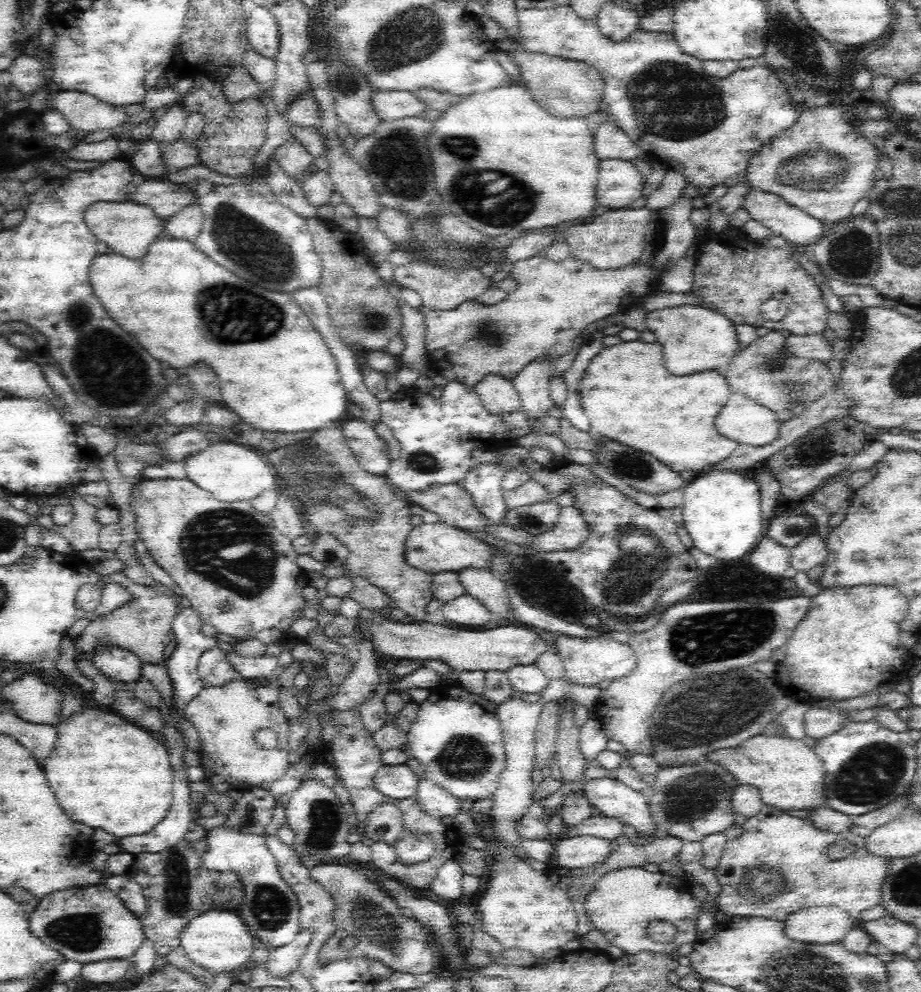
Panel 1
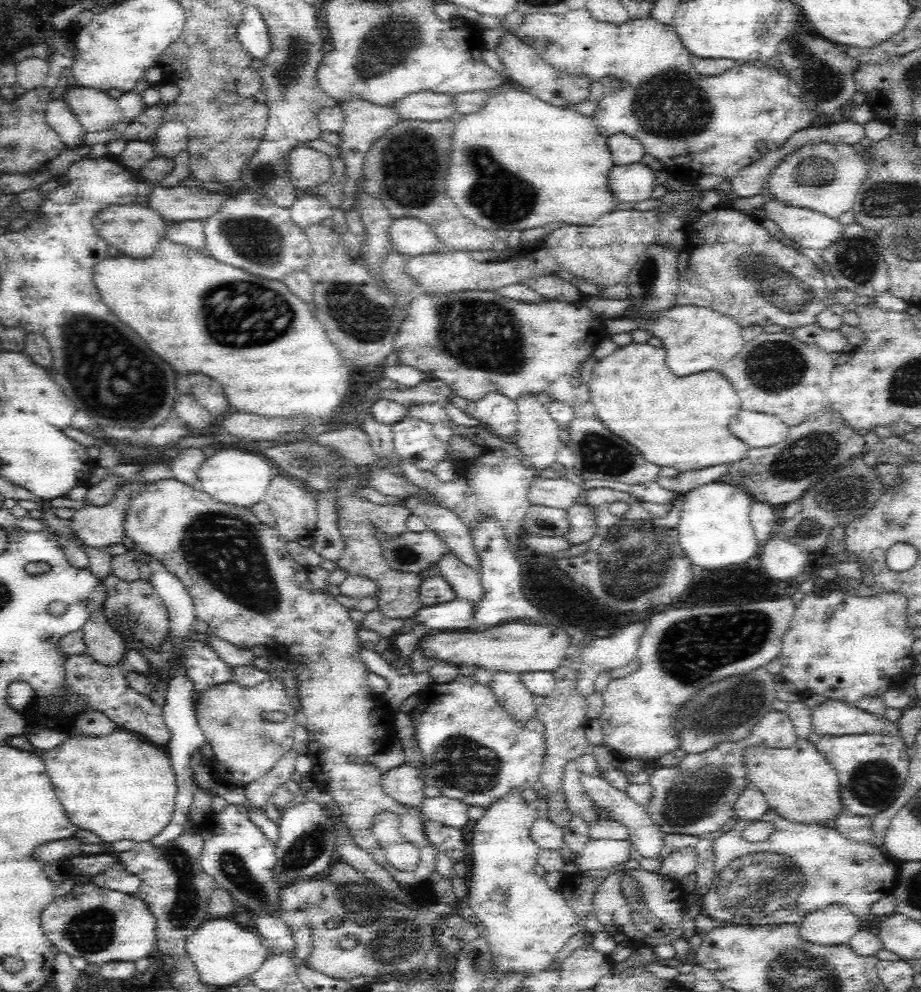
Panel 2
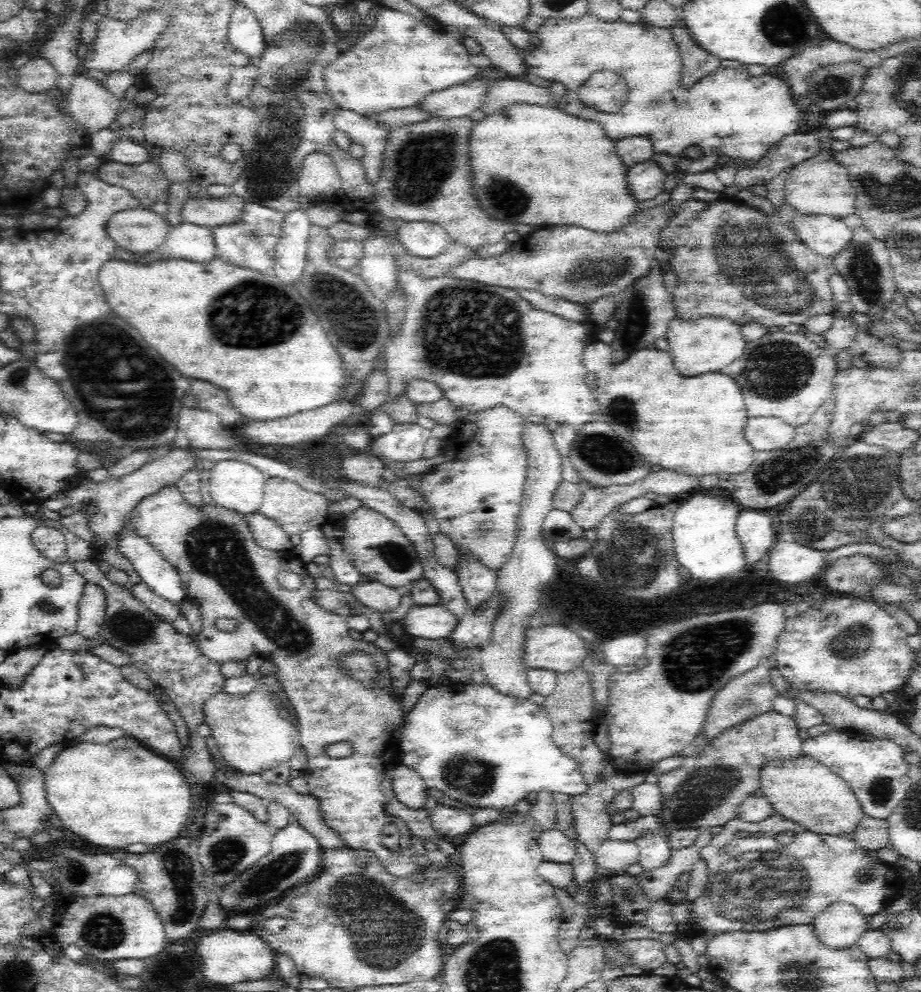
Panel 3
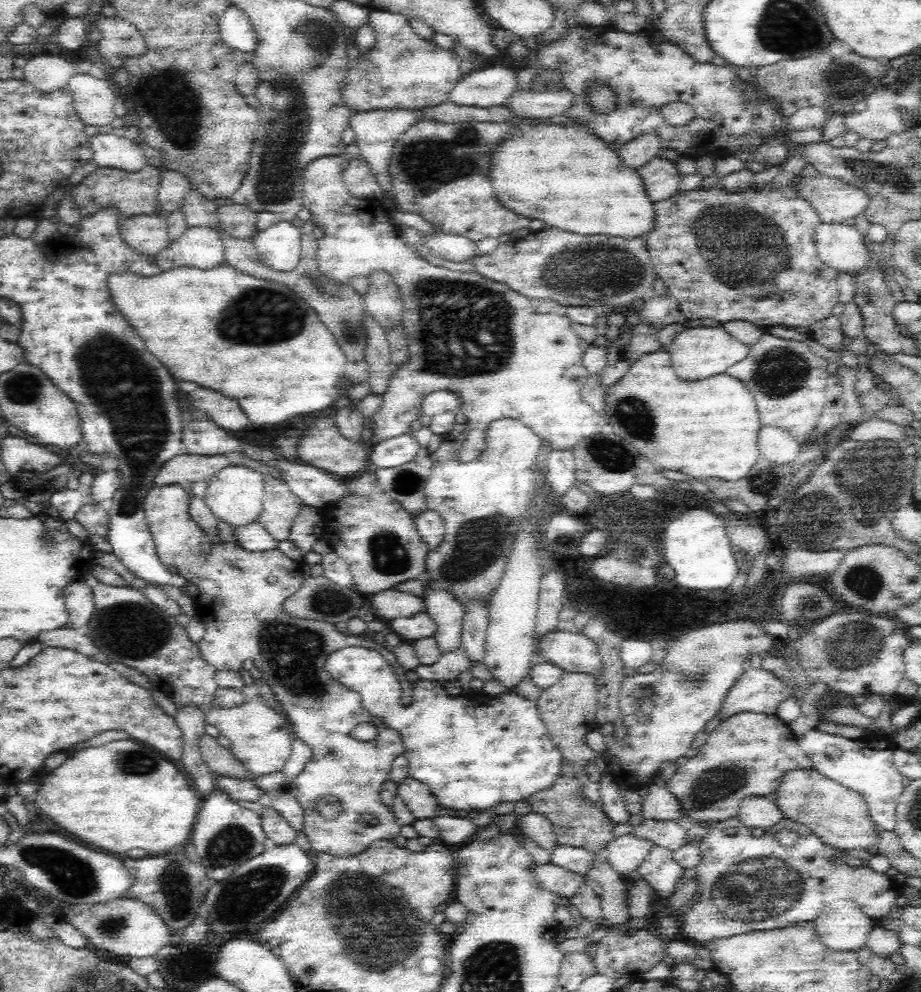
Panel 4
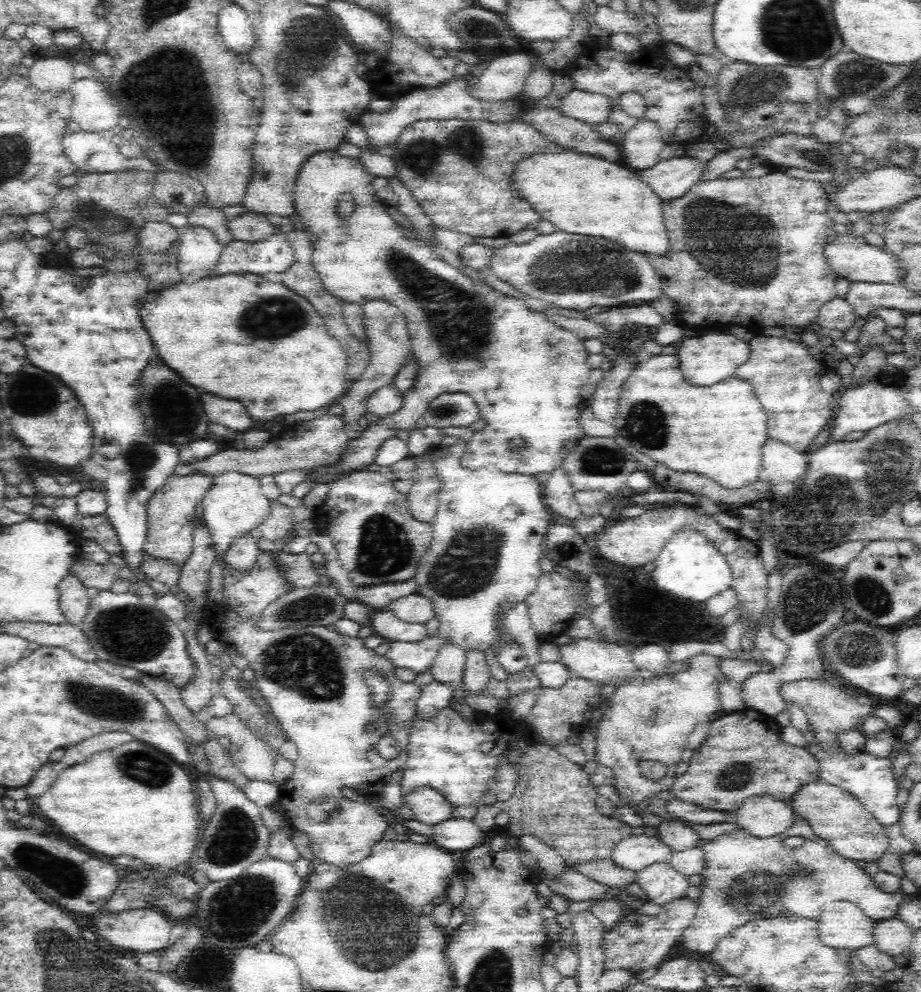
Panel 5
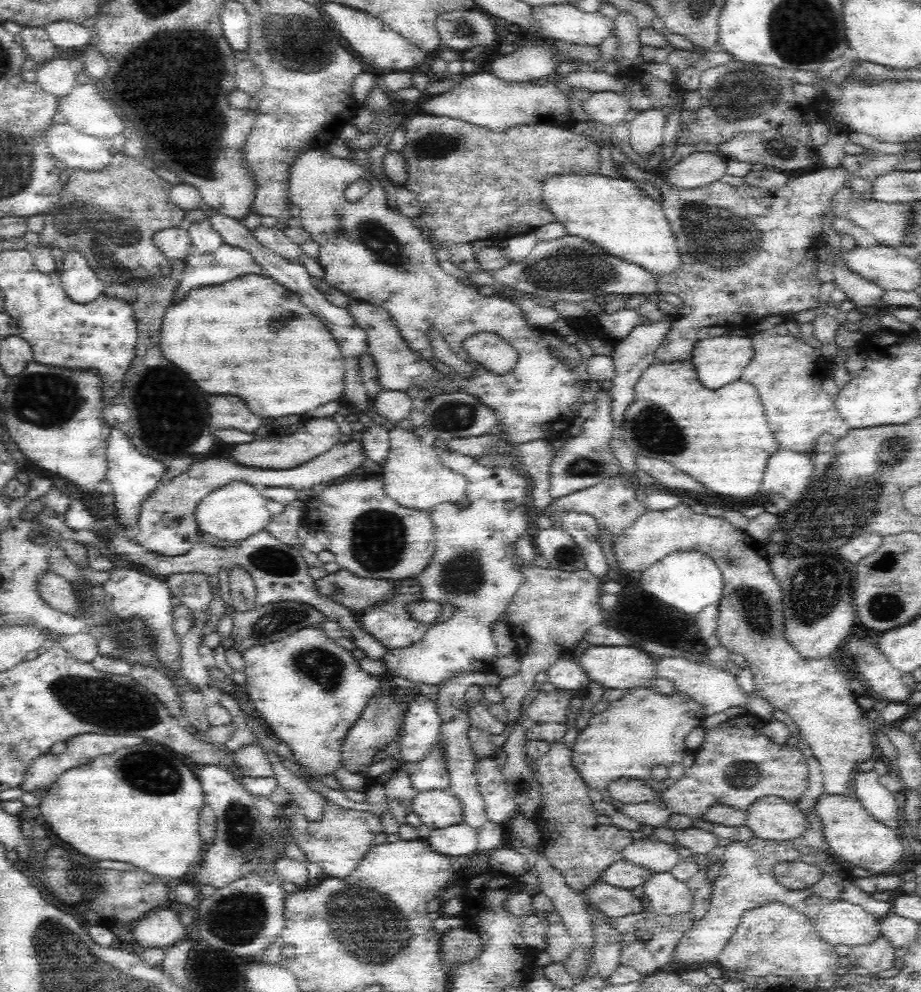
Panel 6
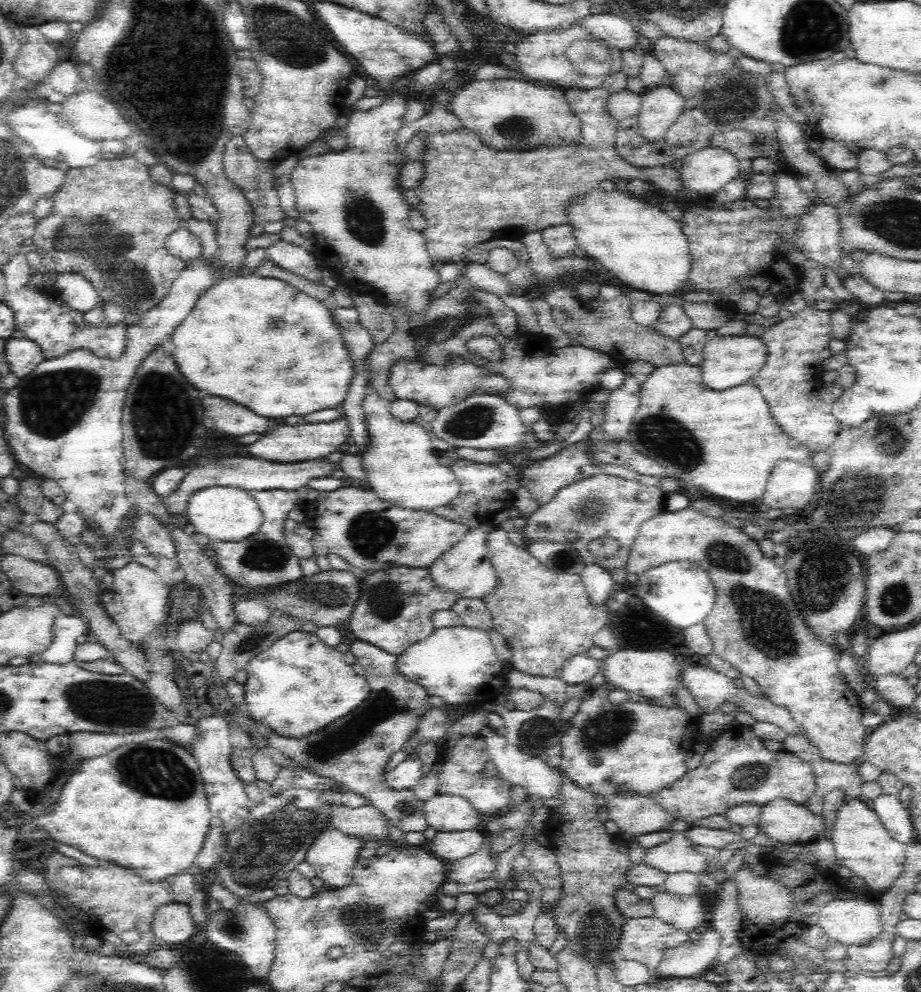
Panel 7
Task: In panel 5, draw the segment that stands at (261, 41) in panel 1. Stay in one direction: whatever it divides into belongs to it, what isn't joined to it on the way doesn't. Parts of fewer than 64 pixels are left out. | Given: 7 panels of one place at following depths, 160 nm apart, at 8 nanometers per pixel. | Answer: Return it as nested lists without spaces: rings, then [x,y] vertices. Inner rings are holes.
[[[237,4],[223,6],[218,15],[218,32],[225,45],[239,54],[246,54],[255,42],[255,30],[251,16]]]

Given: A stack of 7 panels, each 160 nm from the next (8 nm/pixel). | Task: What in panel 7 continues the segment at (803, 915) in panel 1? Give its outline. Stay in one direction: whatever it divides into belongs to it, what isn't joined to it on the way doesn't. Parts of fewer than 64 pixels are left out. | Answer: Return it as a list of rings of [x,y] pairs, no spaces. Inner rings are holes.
[[[870,897],[864,900],[832,900],[822,910],[817,925],[834,944],[850,946],[865,946],[879,938],[884,930],[881,914],[877,903]]]

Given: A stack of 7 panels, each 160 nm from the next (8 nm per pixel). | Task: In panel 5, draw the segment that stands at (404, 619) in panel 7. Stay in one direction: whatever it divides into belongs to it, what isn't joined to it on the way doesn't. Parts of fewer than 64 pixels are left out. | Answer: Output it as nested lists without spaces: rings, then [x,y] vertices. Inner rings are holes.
[[[387,608],[376,610],[369,621],[373,634],[392,642],[417,643],[428,636],[425,624],[405,623]]]

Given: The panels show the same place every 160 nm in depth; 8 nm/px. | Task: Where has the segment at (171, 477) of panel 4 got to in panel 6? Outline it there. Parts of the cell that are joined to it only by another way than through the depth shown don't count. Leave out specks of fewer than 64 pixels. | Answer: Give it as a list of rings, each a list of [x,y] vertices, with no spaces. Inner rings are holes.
[[[331,417],[309,419],[294,434],[282,436],[282,440],[256,440],[250,444],[240,444],[232,450],[232,461],[248,467],[260,469],[290,469],[328,452],[336,444],[340,444],[342,432],[338,423]]]

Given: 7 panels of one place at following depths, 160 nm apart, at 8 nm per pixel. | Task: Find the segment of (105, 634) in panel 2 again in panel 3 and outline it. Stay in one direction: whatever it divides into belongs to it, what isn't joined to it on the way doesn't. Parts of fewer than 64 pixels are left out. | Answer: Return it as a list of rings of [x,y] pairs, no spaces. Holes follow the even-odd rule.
[[[85,584],[81,601],[81,610],[76,612],[75,633],[87,639],[95,639],[104,618],[106,596],[103,588],[94,584]]]

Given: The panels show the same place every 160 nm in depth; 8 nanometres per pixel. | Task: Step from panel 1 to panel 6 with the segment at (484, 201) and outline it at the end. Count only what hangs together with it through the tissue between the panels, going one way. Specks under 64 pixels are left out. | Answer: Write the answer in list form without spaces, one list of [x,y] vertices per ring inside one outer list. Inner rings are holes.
[[[602,174],[593,175],[552,175],[543,186],[543,199],[553,216],[563,224],[569,234],[584,239],[604,249],[608,255],[624,262],[638,265],[652,273],[656,278],[660,275],[675,273],[681,267],[681,256],[675,234],[666,218],[663,206],[650,199],[645,190],[630,179],[606,178]]]

